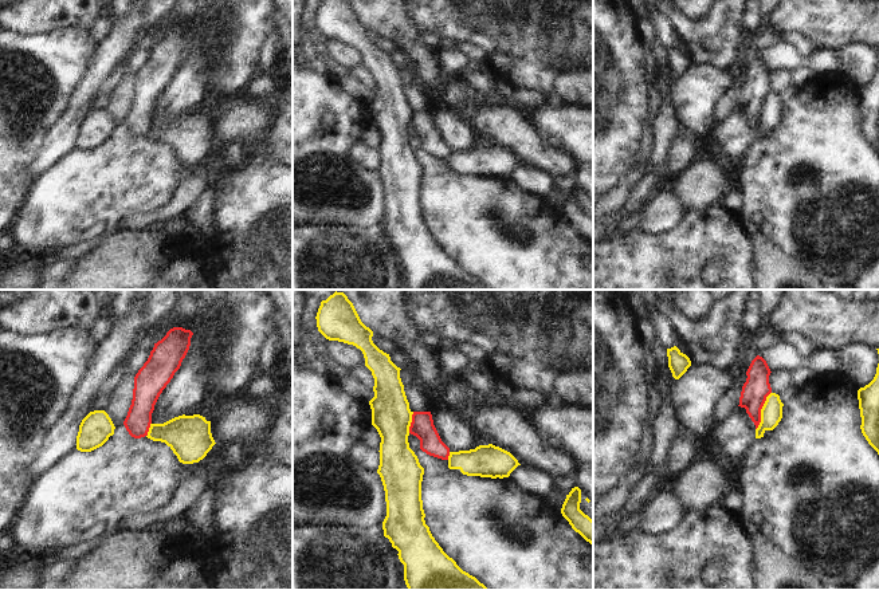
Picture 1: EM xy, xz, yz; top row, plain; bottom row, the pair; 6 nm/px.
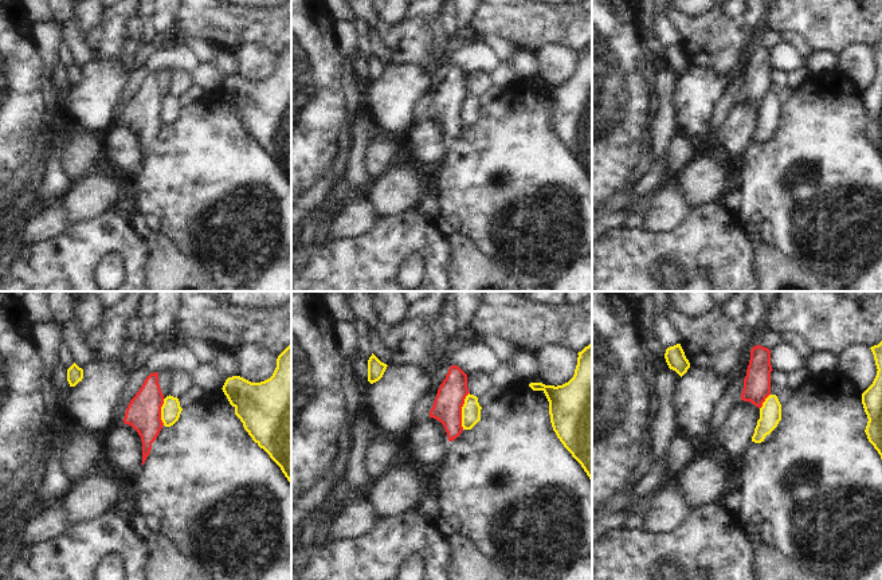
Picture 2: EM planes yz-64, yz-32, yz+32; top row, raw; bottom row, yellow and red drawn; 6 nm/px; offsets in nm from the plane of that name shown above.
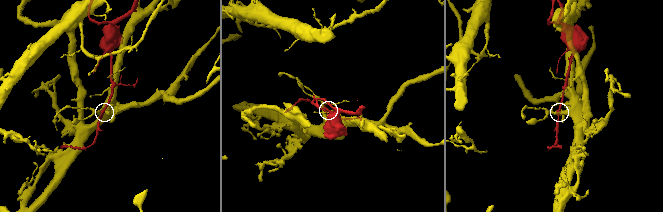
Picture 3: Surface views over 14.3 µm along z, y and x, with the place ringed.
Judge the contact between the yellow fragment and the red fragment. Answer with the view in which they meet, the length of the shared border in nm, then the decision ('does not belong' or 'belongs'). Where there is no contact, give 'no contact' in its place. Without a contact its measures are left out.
yz | 240 nm | does not belong

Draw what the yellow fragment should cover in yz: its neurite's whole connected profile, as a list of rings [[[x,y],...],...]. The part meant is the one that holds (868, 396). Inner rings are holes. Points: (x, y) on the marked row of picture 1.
[[[879,363],[874,379],[858,390],[862,433],[879,455]]]

